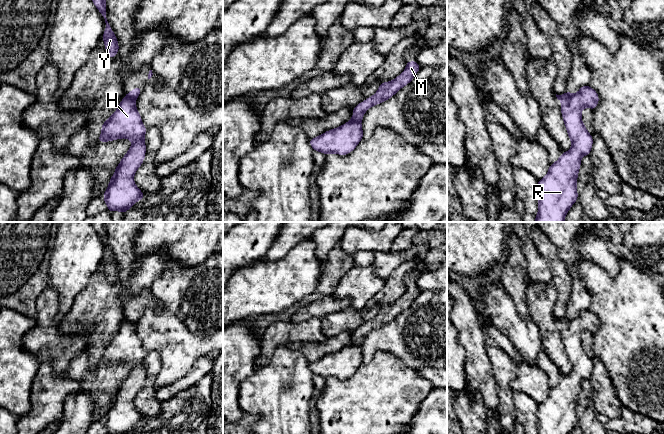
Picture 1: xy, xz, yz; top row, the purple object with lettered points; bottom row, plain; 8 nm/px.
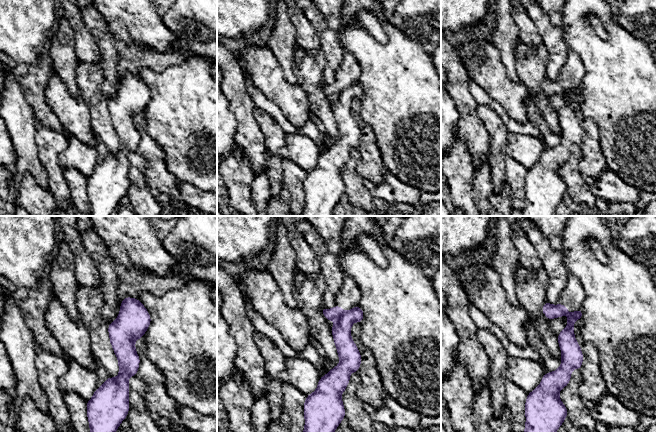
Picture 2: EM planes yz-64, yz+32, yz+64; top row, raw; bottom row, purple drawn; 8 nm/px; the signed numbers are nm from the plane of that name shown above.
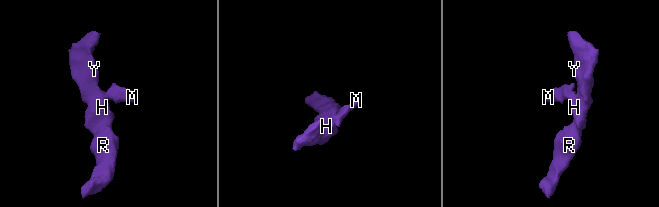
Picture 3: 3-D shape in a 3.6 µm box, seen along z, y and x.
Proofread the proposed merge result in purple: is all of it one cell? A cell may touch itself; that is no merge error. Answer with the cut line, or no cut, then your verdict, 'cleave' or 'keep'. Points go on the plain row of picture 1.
cut in xy along (125, 319), (135, 323); cleave

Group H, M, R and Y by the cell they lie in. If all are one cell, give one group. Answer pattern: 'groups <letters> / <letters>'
groups H R Y / M

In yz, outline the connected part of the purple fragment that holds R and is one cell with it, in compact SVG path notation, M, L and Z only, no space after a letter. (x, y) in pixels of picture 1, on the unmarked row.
M583 309L579 315L561 328L561 339L564 349L571 364L571 372L562 376L555 387L551 387L546 400L537 407L538 434L570 434L578 424L577 403L581 391L581 381L589 380L593 369L593 361L583 348L581 336L585 331L592 335L598 330L599 319L589 309Z

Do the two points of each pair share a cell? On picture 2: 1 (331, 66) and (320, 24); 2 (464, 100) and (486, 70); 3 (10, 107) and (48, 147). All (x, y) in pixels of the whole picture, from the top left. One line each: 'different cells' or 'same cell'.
1: same cell
2: different cells
3: different cells

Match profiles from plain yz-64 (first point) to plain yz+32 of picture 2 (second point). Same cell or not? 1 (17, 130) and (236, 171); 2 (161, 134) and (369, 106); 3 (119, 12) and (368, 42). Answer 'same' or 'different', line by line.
1: different
2: same
3: different

